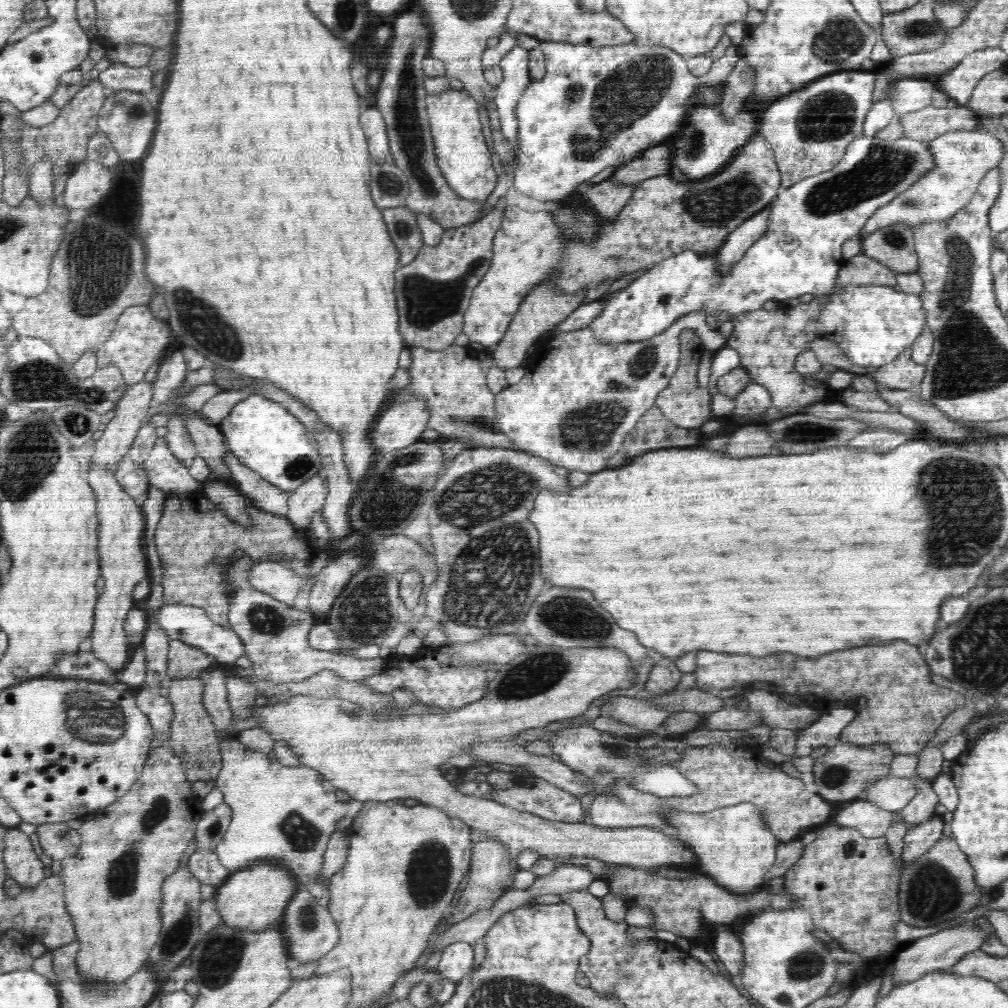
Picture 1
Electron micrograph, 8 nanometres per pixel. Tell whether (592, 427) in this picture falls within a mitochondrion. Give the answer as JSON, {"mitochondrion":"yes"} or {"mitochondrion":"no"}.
{"mitochondrion":"yes"}

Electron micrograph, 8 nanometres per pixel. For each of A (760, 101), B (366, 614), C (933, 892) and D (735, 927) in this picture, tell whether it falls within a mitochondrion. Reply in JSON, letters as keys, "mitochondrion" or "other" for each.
{"A":"other","B":"mitochondrion","C":"mitochondrion","D":"other"}

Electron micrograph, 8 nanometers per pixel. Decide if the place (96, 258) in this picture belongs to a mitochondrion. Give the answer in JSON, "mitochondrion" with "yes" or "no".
{"mitochondrion":"yes"}

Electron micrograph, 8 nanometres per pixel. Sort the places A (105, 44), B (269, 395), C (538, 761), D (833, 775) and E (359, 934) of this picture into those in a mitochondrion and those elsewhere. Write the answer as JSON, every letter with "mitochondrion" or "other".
{"A":"other","B":"other","C":"other","D":"mitochondrion","E":"other"}

